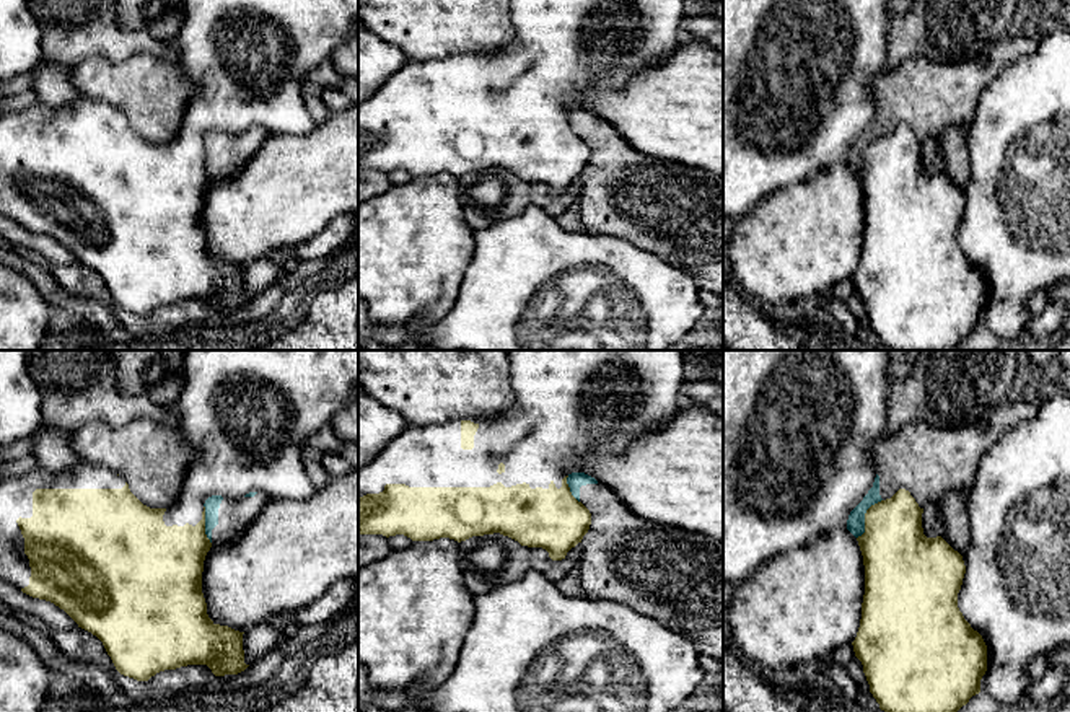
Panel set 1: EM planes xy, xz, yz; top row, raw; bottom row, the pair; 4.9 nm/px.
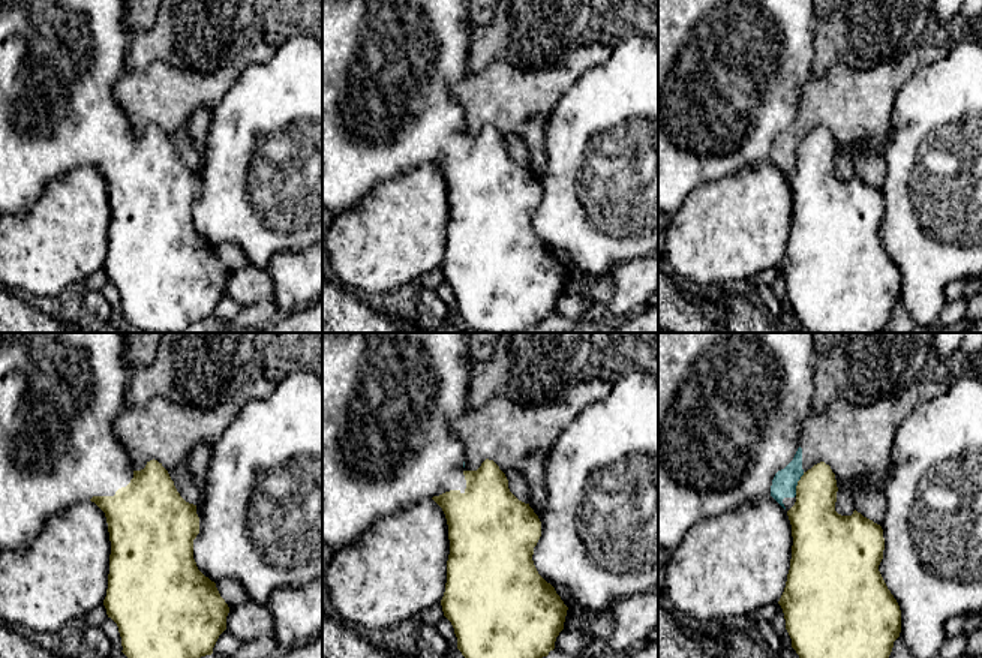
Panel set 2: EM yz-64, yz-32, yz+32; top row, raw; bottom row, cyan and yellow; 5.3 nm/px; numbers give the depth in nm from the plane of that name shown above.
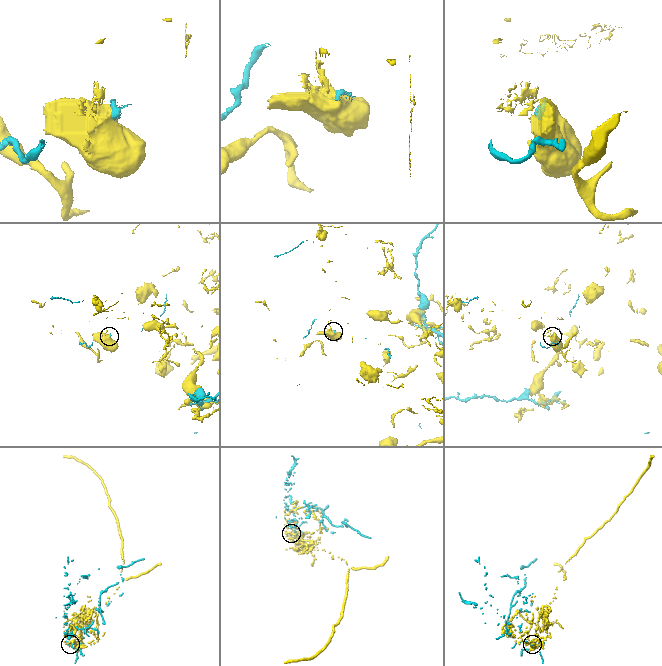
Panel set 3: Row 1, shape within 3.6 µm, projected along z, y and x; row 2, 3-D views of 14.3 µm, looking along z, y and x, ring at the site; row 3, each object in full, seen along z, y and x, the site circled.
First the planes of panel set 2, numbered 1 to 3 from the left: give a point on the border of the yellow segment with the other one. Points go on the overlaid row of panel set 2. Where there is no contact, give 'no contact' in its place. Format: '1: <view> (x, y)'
1: no contact
2: no contact
3: yz+32 (796, 484)

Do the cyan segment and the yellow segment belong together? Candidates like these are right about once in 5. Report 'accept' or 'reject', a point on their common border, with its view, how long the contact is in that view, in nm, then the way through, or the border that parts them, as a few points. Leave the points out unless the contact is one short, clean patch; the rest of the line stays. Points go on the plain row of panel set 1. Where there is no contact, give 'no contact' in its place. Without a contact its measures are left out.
reject; meets cyan in yz at (863, 152); contact 240 nm long

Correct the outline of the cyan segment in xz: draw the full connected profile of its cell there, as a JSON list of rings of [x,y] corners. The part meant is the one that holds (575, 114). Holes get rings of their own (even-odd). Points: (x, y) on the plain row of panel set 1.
[[[585,108],[567,112],[572,130],[591,148],[591,160],[581,174],[578,197],[583,230],[591,235],[616,236],[661,257],[687,272],[697,288],[723,297],[723,176],[676,161],[658,160],[634,150],[619,130]]]

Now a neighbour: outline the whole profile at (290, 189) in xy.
[[[358,103],[331,112],[306,135],[270,135],[233,176],[205,191],[202,228],[213,259],[235,266],[306,241],[339,215],[358,213]]]

